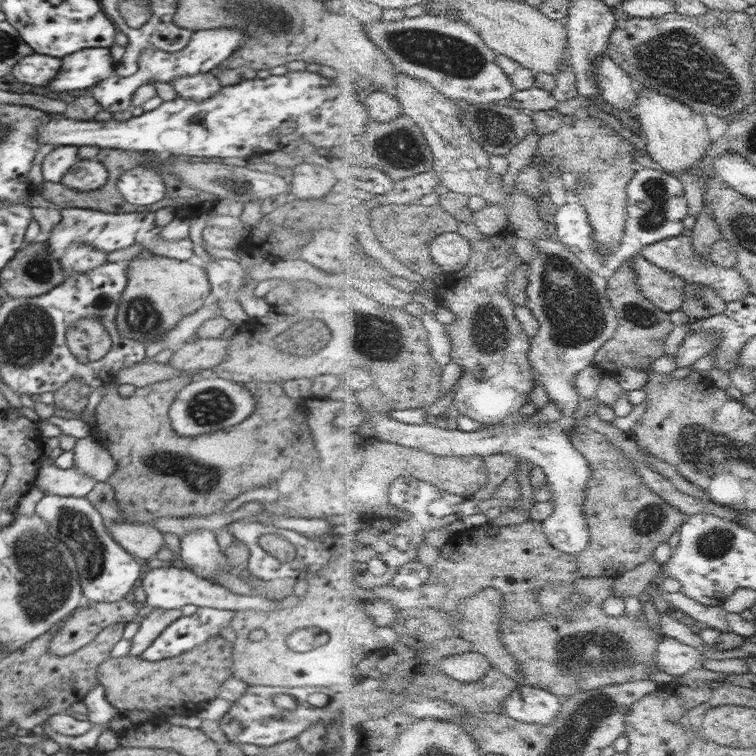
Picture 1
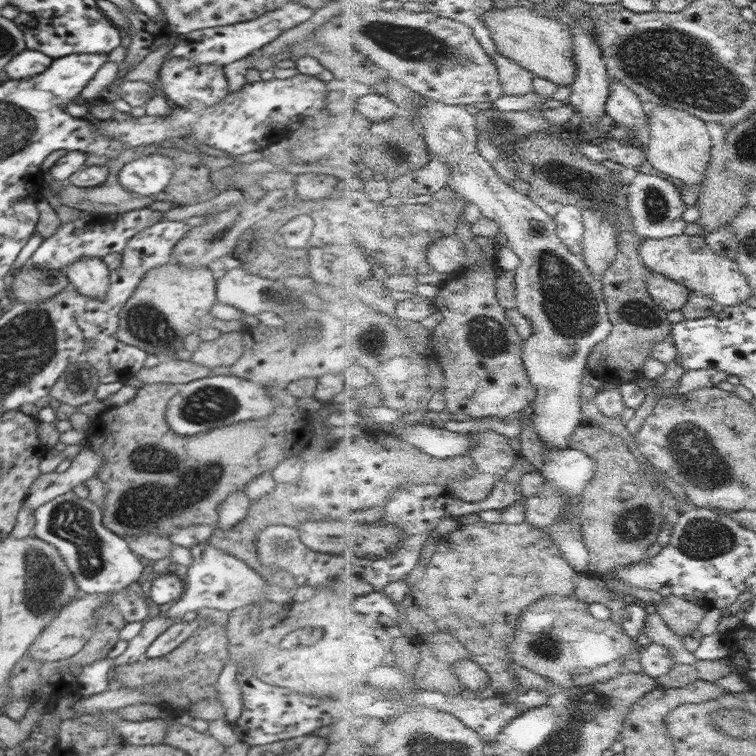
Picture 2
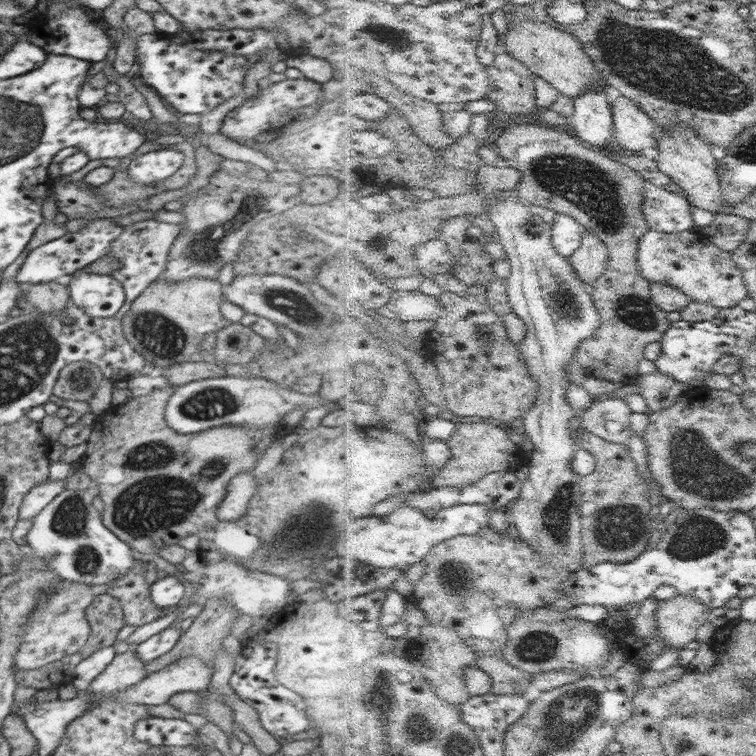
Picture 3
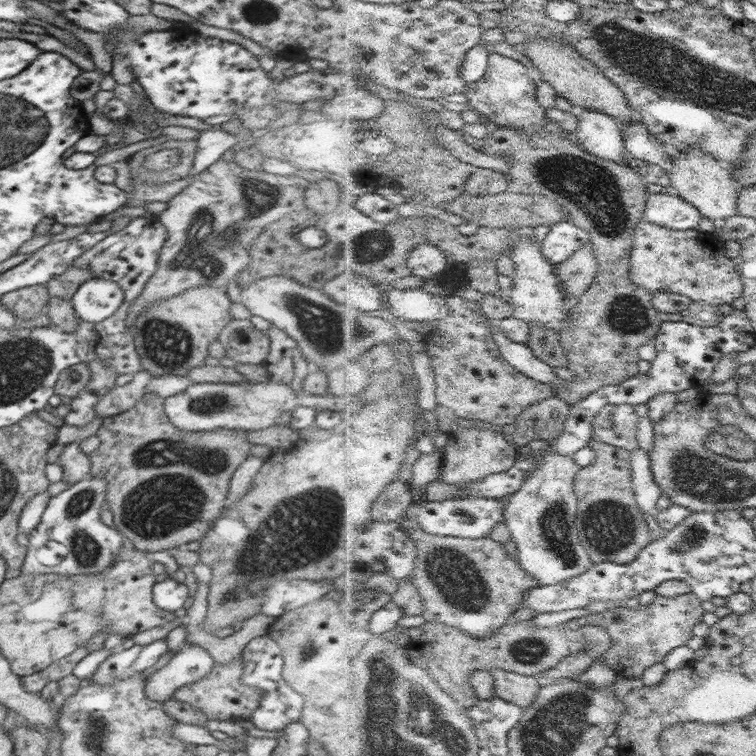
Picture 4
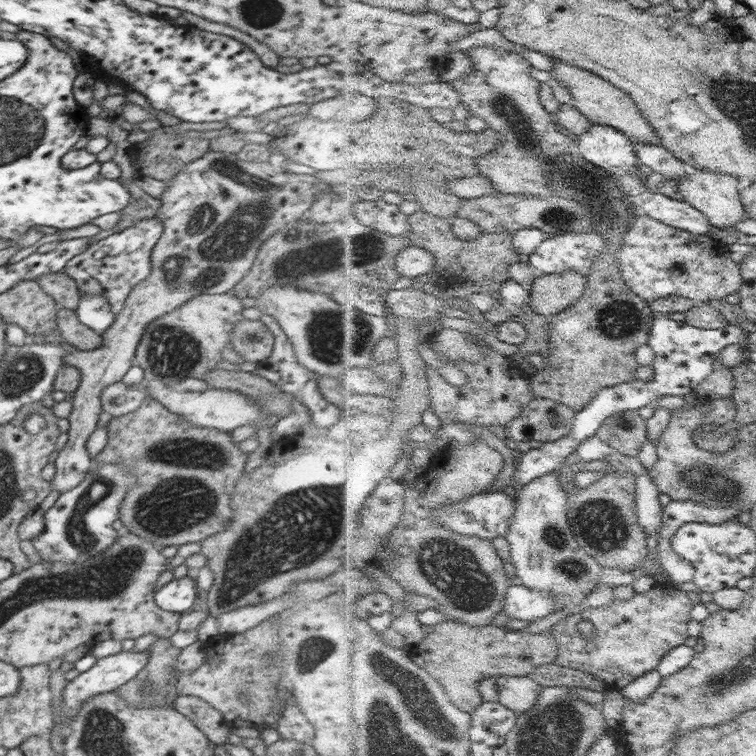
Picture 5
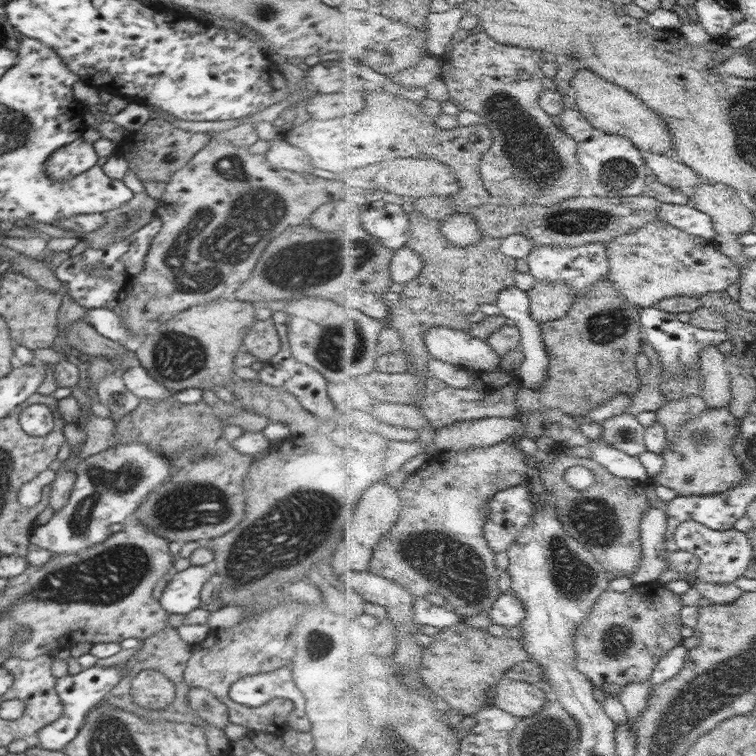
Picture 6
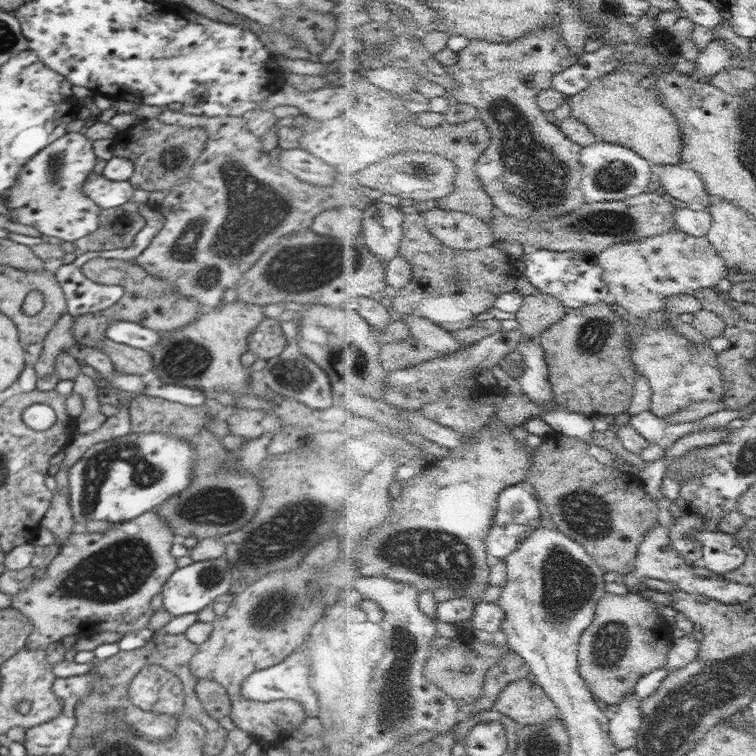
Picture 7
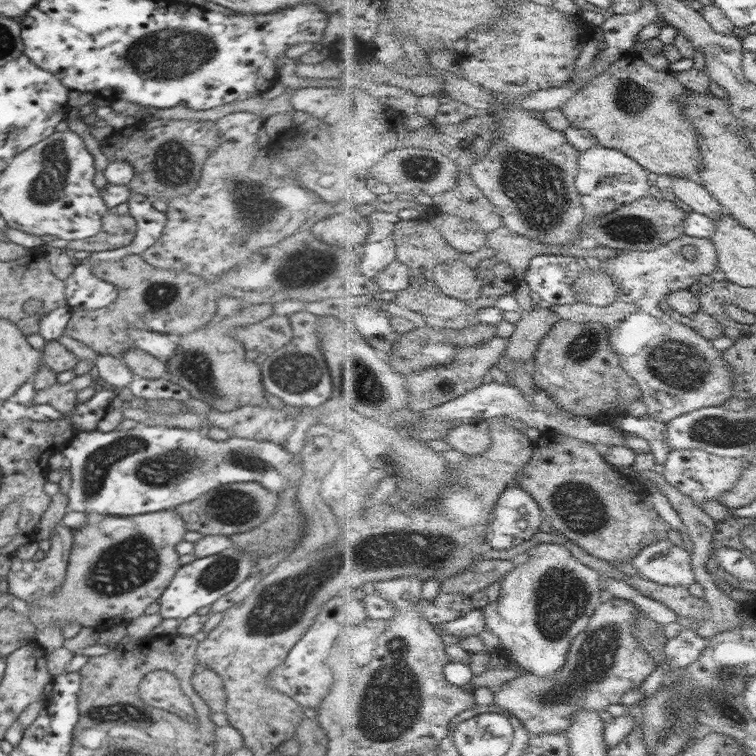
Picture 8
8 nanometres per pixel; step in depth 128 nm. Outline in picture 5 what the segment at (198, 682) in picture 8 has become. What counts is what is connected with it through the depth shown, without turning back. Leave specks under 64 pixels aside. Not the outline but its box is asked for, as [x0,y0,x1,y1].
[172,695,229,746]

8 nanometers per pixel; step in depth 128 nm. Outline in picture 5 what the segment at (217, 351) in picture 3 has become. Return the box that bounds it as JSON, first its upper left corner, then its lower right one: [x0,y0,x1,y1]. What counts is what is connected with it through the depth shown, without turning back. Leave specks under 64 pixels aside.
[230,320,275,364]

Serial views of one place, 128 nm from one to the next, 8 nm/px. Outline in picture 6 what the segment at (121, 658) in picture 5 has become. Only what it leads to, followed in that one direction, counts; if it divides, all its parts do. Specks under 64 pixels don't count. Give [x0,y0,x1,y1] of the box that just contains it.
[38,666,126,750]

